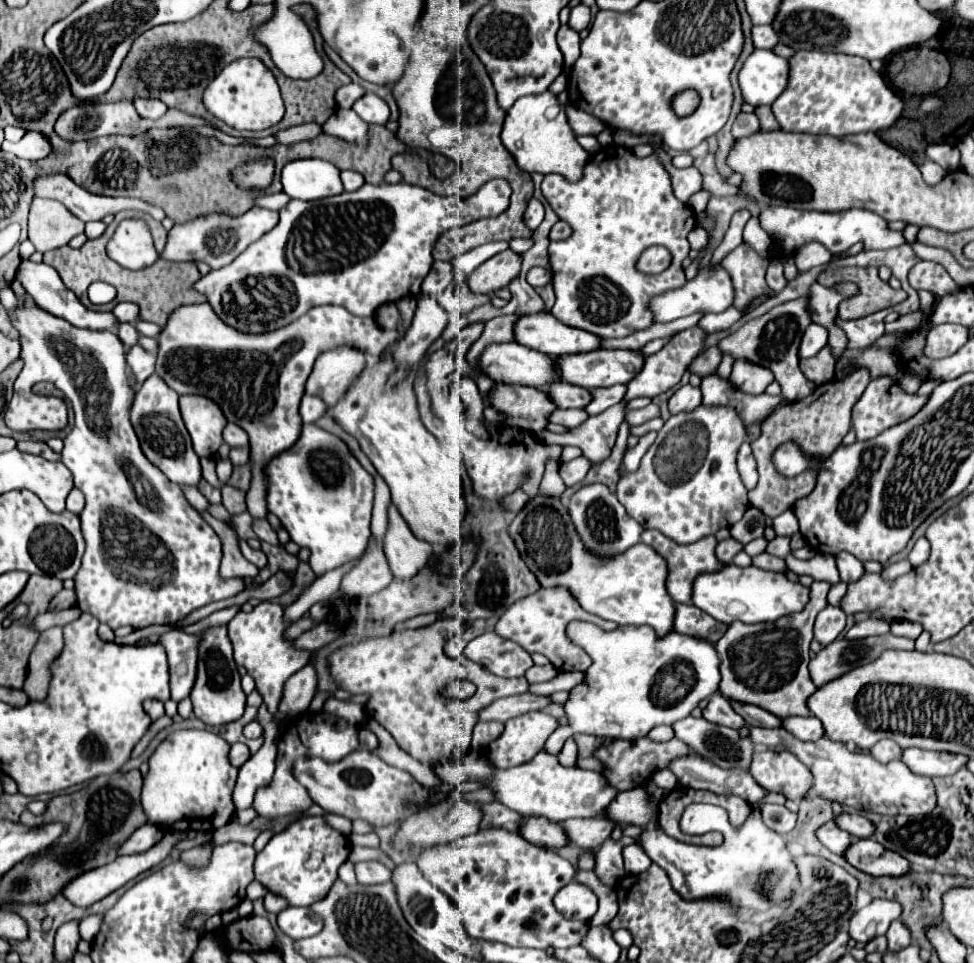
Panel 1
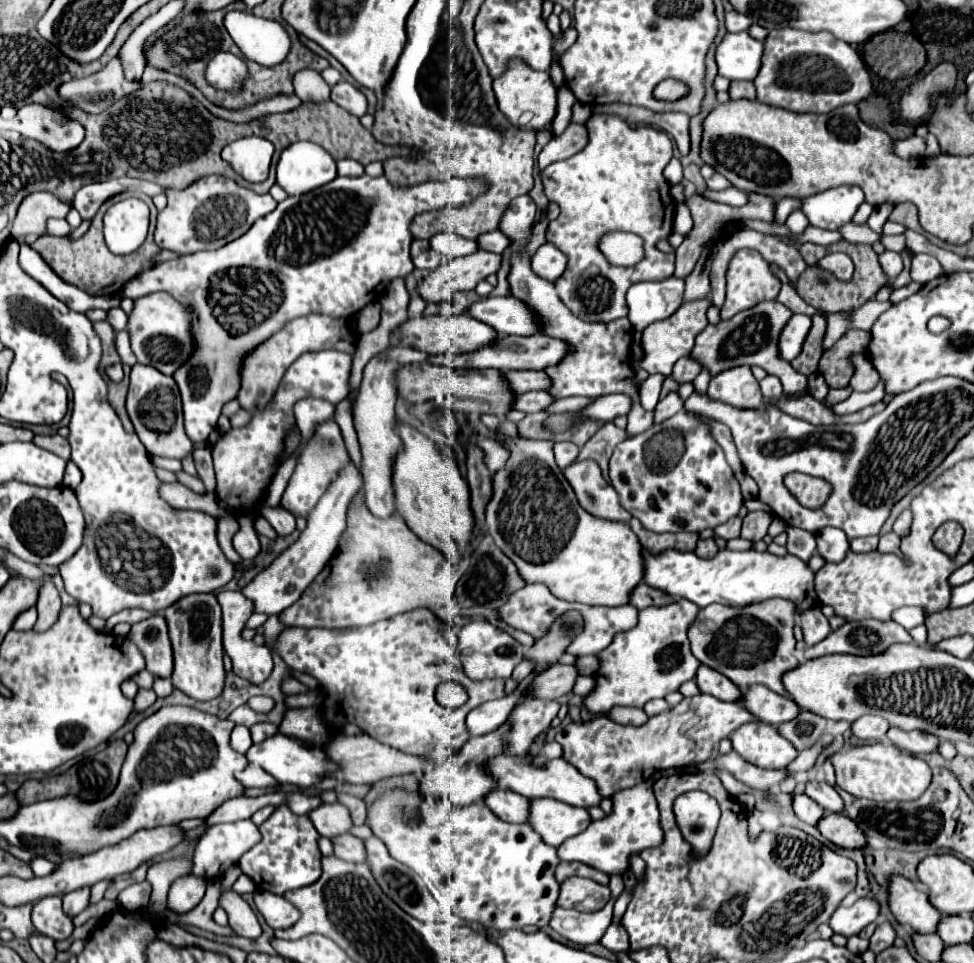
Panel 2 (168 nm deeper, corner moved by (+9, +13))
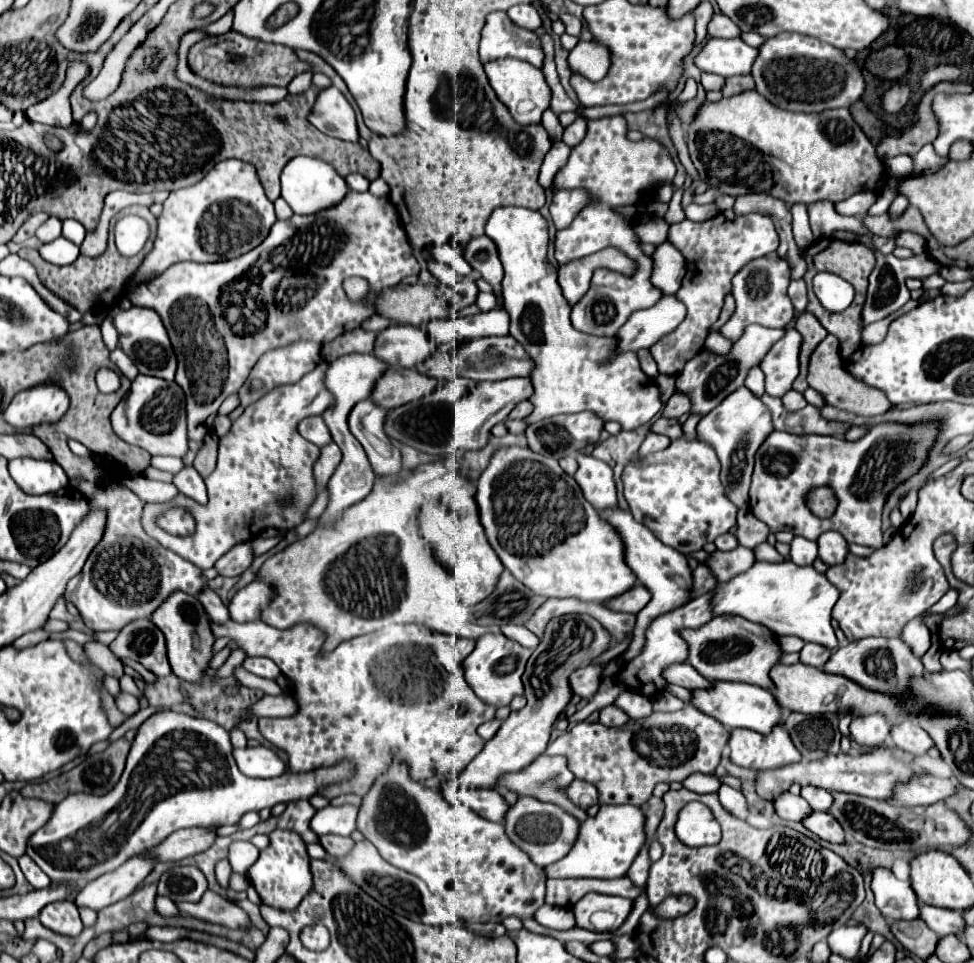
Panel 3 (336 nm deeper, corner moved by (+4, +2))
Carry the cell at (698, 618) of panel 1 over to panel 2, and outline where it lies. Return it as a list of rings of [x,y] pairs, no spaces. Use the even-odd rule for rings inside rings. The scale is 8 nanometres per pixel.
[[[640,582],[634,590],[634,598],[630,598],[632,606],[636,606],[638,610],[644,610],[648,606],[668,606],[672,602],[676,602],[676,598],[668,596],[666,592],[662,590],[656,590],[656,588],[650,588],[646,582]]]

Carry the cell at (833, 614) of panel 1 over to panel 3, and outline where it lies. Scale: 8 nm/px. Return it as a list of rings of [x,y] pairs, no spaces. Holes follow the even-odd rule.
[[[805,643],[805,647],[799,651],[801,663],[817,667],[817,669],[821,669],[825,665],[825,661],[829,659],[829,655],[831,655],[829,649],[823,649],[821,645],[815,645],[815,643]]]

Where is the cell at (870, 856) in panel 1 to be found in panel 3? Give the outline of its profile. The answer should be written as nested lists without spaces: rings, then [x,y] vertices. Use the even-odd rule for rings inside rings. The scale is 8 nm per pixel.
[[[813,811],[813,813],[809,813],[801,823],[803,823],[811,833],[819,835],[821,839],[825,839],[825,841],[829,841],[829,843],[843,843],[843,841],[845,841],[841,825],[839,825],[839,823],[835,821],[835,817],[831,817],[829,813]]]

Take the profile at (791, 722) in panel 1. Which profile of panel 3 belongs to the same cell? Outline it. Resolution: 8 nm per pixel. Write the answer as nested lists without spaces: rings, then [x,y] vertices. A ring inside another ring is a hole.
[[[711,681],[709,689],[693,689],[689,705],[699,709],[701,713],[721,721],[729,729],[743,727],[743,729],[759,731],[763,735],[771,733],[771,729],[777,723],[783,723],[783,715],[785,715],[783,709],[779,707],[779,703],[775,701],[775,697],[771,695],[771,691],[757,687],[757,685],[741,683],[741,681]]]

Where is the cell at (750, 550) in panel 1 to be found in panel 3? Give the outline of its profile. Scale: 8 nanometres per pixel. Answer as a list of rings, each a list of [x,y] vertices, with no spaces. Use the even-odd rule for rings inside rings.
[[[739,509],[737,513],[737,541],[743,547],[755,547],[763,541],[767,541],[769,529],[763,521],[759,521],[751,511],[747,509]]]

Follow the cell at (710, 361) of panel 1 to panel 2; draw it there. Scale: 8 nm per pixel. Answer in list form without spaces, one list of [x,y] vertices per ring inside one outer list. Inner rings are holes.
[[[684,356],[684,358],[680,358],[680,360],[674,364],[672,376],[674,376],[674,380],[676,380],[678,384],[682,384],[682,382],[692,382],[692,380],[700,374],[700,370],[702,370],[702,366],[700,366],[700,362],[698,362],[696,358]]]

